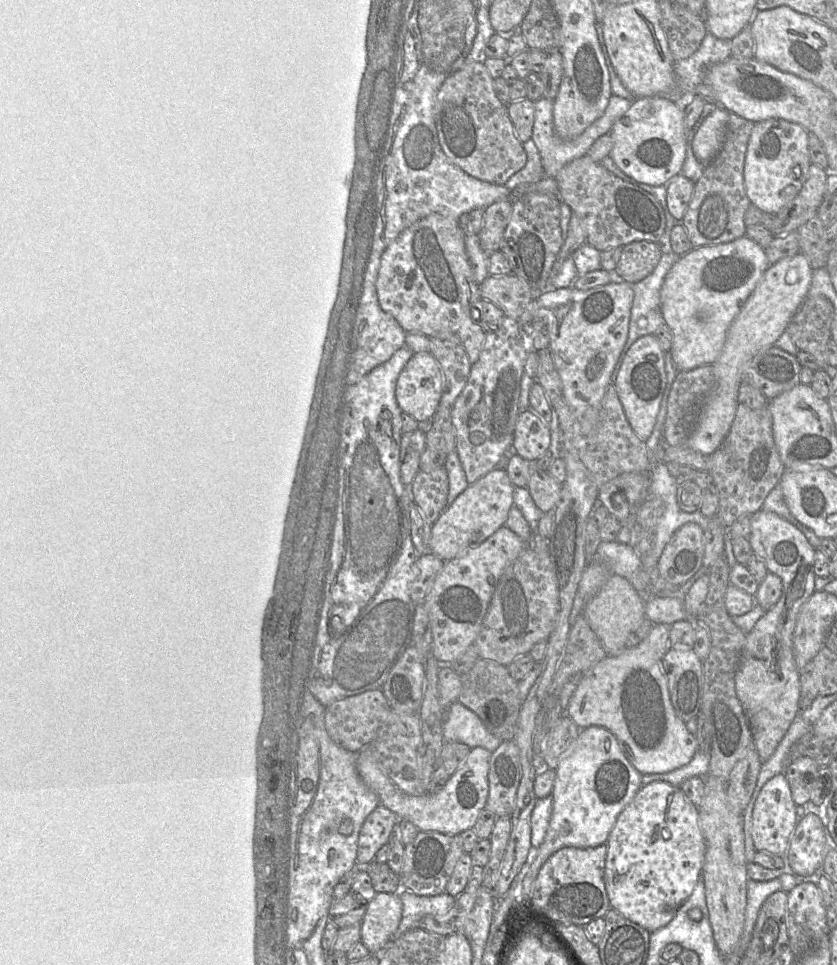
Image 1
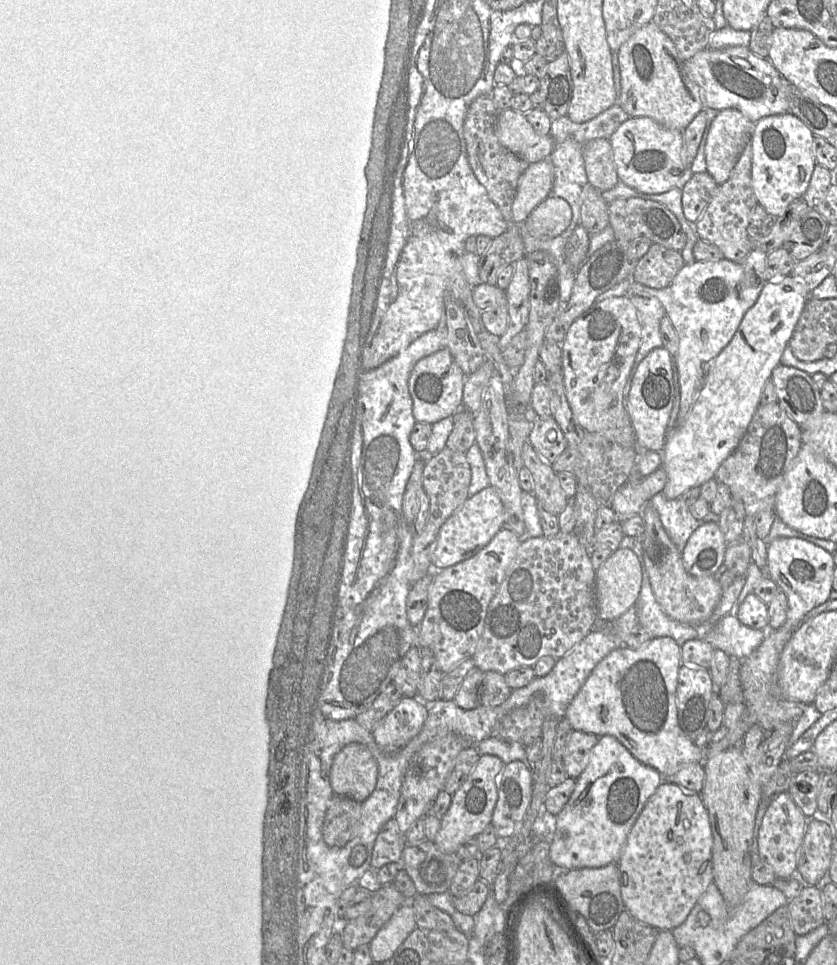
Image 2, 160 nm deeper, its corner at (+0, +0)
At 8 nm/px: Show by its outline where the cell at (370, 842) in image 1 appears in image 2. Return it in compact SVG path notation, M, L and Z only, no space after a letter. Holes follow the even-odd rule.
M395 818L387 821L375 840L370 870L378 870L389 863L400 864L406 843Z

